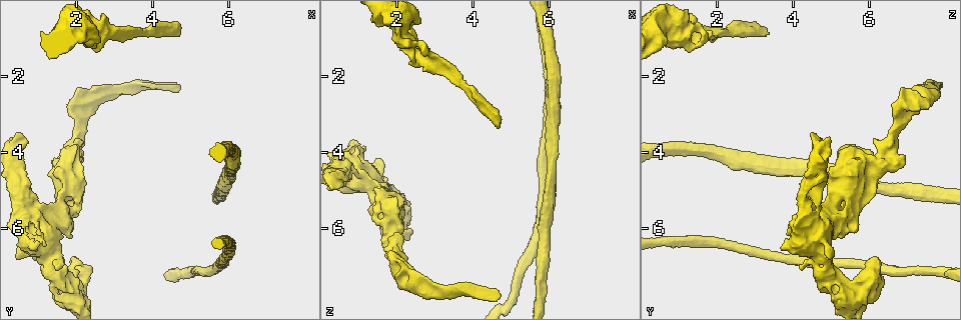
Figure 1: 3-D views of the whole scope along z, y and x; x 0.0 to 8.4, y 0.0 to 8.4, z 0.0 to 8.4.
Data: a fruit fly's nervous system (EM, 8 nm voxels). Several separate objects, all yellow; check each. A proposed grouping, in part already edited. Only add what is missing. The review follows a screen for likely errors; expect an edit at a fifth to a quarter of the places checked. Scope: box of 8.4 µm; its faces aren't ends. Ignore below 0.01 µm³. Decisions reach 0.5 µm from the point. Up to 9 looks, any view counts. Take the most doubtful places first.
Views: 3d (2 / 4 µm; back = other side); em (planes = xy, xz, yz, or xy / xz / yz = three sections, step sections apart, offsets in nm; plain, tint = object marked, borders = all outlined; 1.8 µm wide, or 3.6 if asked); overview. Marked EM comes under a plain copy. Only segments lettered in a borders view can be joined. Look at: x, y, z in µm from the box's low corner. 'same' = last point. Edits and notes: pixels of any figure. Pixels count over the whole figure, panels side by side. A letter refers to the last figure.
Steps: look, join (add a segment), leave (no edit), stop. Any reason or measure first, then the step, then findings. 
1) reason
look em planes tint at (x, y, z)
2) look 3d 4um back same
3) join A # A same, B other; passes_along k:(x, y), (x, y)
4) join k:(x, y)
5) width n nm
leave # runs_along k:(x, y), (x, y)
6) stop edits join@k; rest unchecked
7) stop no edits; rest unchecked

end of a long branch
look 3d 4um at (4.70, 0.90, 3.35)

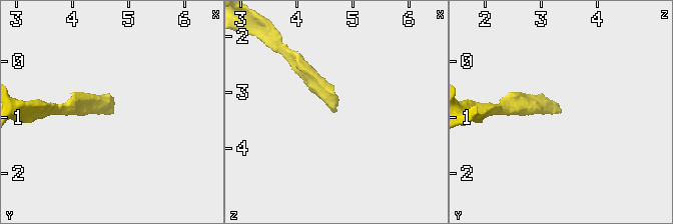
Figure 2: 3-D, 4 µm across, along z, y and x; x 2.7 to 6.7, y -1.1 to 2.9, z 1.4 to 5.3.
look em planes borders at (4.70, 0.85, 3.30)

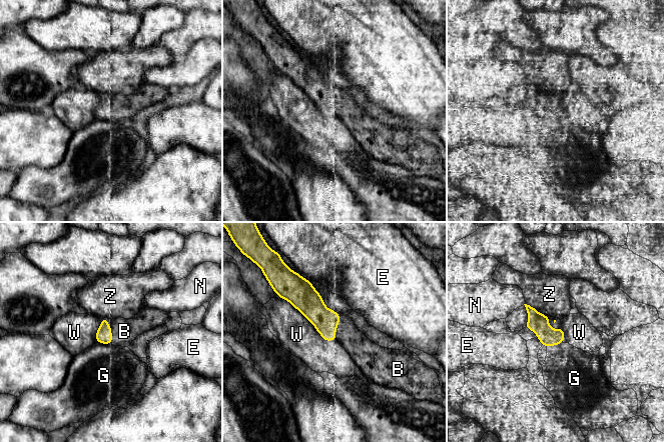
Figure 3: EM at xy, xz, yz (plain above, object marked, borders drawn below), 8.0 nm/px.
join B # B same, E other, G other, N other, W other, Z other; the neuron continues

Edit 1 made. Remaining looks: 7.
closes a loop
look em planes borders at (2.15, 6.90, 5.95)

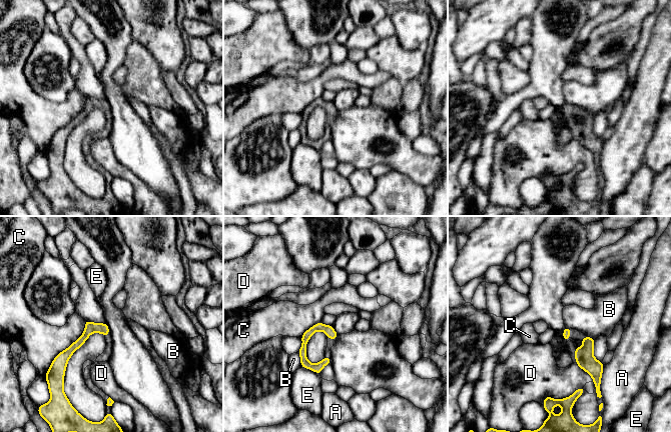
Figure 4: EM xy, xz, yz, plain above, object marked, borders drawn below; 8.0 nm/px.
width 60 nm
leave # A other, B other, C other, D other, E other; border 4:(297, 352), (300, 358), (300, 365); none of them fits

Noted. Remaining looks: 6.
an open end
look 3d 4um at (1.70, 4.20, 5.15)

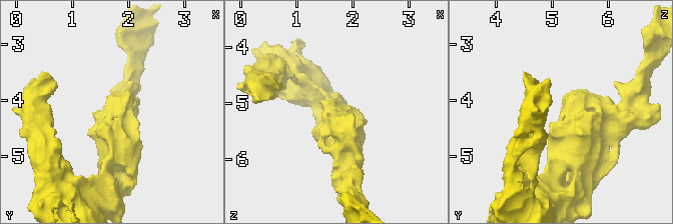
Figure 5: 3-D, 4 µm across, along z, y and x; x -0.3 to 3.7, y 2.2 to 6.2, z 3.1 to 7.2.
arm_widths 240, 650 nm
look em planes borders at (1.65, 4.20, 5.15)

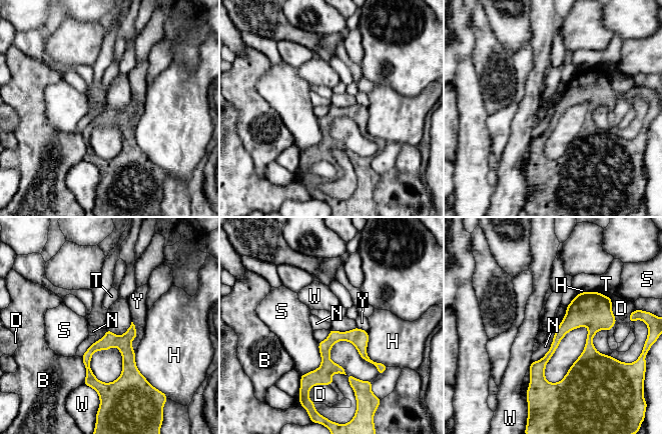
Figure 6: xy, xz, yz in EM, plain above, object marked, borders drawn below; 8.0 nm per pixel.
longest_contact H 340 nm
leave # B other, D other, H other, N other, S other, T other, W other, Y other; no lettered segment goes on from it

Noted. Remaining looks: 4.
thick turns thin
look em xy step 4 tint at (2.45, 1.25, 1.40)

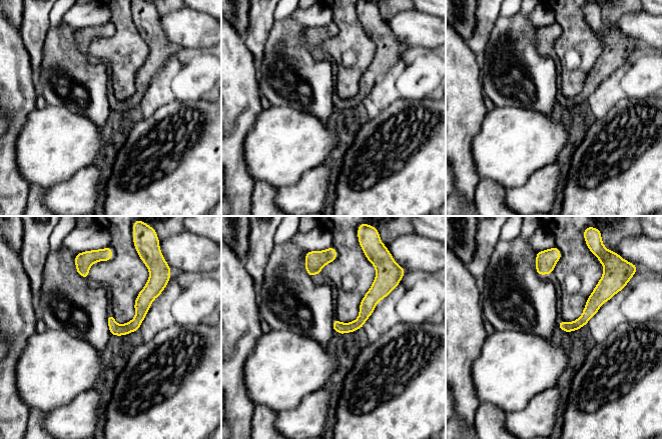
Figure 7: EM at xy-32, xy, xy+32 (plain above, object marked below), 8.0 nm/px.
look em planes tint same

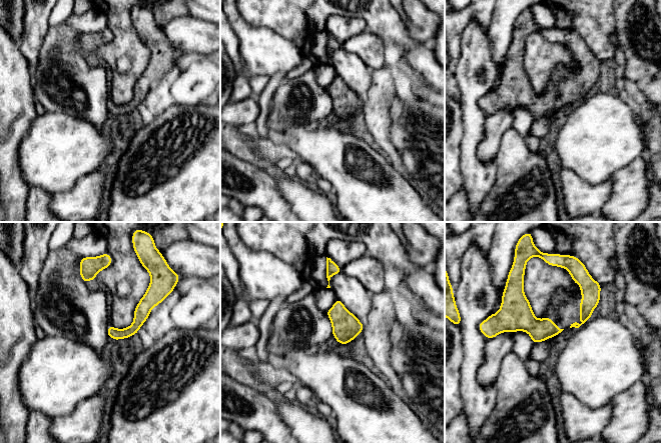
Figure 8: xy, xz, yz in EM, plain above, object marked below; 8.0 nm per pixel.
look em planes borders same

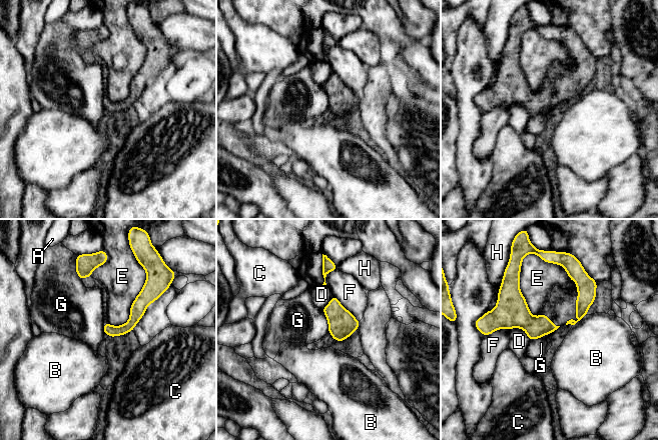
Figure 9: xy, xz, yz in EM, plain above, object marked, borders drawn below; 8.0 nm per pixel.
leave # A other, B other, C other, D other, E other, F other, G other, H other; border 9:(321, 309), (326, 319), (328, 332); no lettered segment goes on from it

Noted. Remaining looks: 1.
stop edits join@3; rest unchecked

